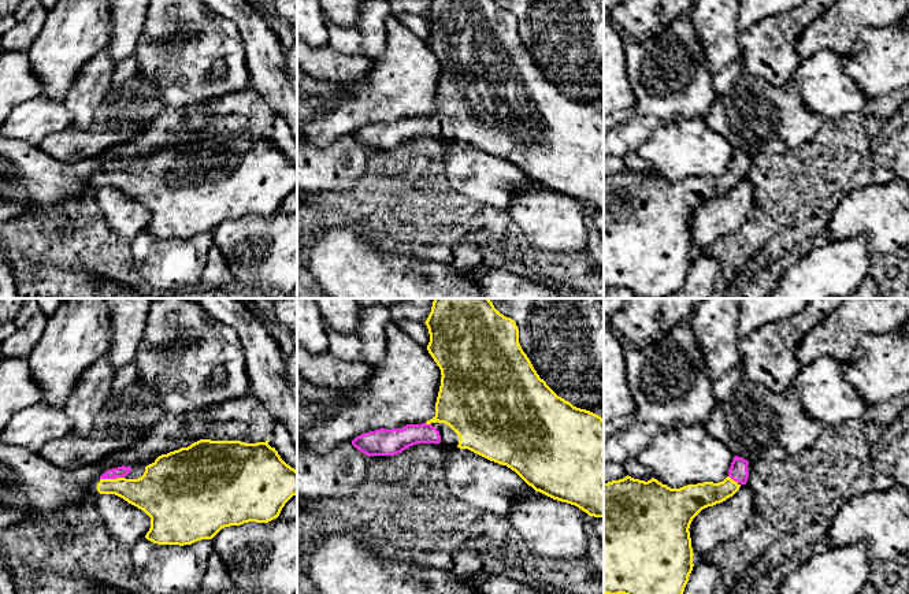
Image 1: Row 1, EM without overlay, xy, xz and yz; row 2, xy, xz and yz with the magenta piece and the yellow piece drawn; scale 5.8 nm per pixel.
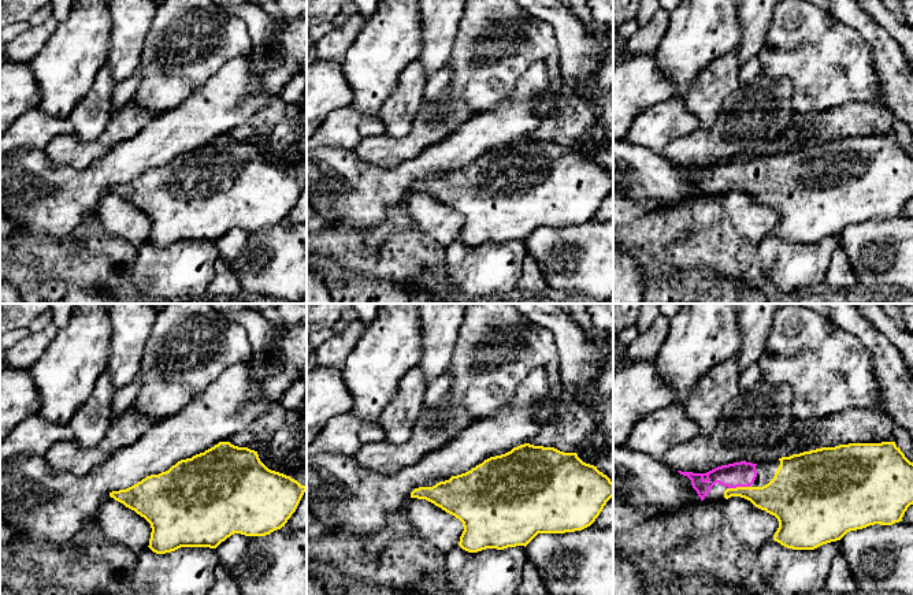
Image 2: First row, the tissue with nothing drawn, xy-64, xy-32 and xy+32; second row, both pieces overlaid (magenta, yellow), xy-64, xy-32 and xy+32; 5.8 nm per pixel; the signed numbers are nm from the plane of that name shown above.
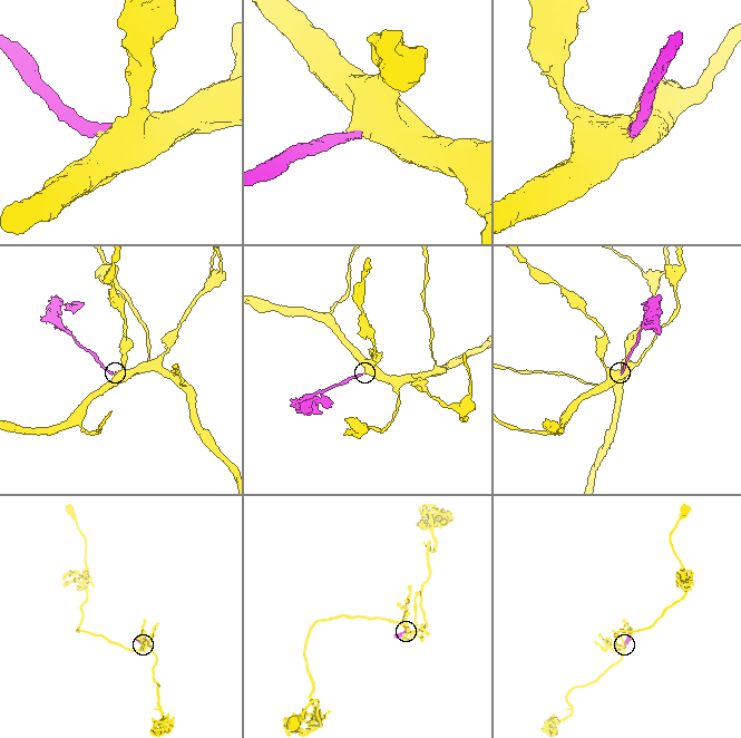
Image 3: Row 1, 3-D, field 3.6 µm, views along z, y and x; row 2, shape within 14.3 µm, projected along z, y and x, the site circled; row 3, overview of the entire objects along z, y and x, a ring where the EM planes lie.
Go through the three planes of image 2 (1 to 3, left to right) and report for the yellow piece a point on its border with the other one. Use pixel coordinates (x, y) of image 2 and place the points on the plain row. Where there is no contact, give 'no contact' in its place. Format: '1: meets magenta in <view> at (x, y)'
1: no contact
2: no contact
3: meets magenta in xy+32 at (738, 179)

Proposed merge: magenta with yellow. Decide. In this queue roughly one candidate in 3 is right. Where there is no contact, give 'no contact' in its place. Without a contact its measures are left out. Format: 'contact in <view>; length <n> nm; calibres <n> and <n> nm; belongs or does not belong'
contact in xy; length 140 nm; calibres 70 and 220 nm; belongs

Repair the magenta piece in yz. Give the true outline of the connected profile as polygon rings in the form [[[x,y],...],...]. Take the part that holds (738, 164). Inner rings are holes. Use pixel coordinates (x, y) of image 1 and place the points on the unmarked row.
[[[735,149],[728,163],[728,170],[723,175],[719,175],[719,177],[704,175],[697,178],[687,178],[680,182],[671,182],[654,171],[645,175],[645,174],[634,172],[628,168],[623,172],[604,177],[604,286],[609,289],[617,289],[617,287],[628,289],[634,293],[635,298],[665,298],[667,296],[671,296],[675,292],[680,290],[684,285],[684,281],[689,275],[689,270],[694,260],[693,257],[694,246],[693,246],[691,231],[689,224],[693,212],[702,203],[720,197],[727,192],[732,190],[742,178],[746,178],[749,171],[747,159],[749,159],[747,153]]]

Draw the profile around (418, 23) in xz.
[[[402,12],[396,16],[398,22],[411,29],[418,37],[427,40],[430,36],[428,22],[424,15]]]

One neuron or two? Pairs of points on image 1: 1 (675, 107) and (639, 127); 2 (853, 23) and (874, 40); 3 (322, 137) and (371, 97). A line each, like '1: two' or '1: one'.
1: one
2: two
3: one

